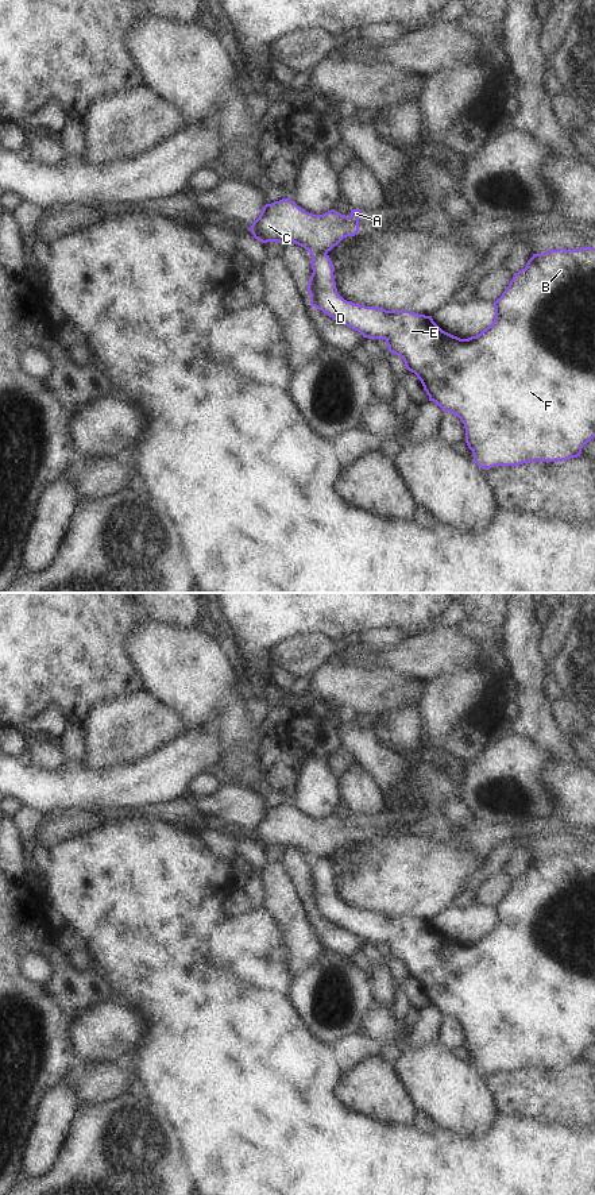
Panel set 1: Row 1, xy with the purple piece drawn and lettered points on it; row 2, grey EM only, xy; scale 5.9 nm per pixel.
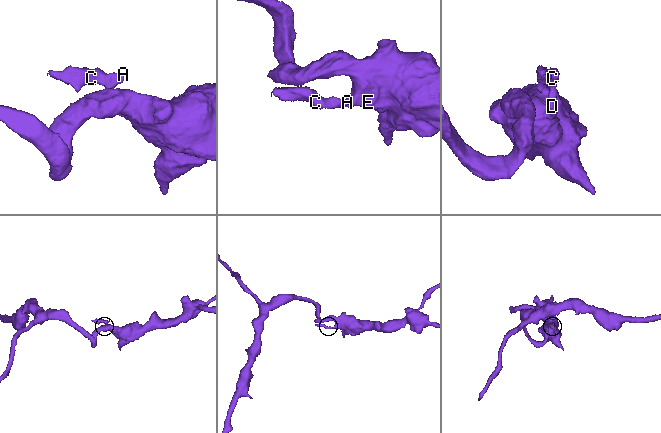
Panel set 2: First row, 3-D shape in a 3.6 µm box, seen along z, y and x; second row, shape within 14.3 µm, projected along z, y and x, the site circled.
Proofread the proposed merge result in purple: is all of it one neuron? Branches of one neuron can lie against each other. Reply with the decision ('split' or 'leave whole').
split

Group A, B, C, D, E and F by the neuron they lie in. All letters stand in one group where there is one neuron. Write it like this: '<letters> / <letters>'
A C / B D E F

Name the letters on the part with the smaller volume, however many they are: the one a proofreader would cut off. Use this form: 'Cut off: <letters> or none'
Cut off: A, C

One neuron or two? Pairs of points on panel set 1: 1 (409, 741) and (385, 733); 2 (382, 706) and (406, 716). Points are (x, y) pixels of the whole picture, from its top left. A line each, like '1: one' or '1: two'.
1: one
2: two

